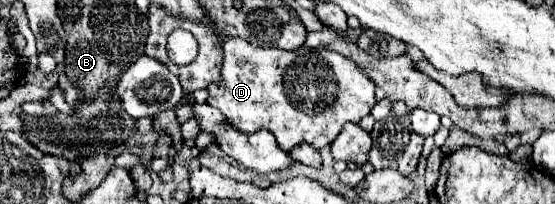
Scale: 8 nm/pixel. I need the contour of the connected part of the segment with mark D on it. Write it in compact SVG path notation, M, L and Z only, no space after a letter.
M221 38L221 82L209 84L207 104L221 110L231 126L243 134L269 130L277 144L289 152L297 142L309 142L317 150L331 144L347 122L369 116L375 100L375 84L359 66L327 48L279 50L257 48L243 38Z

